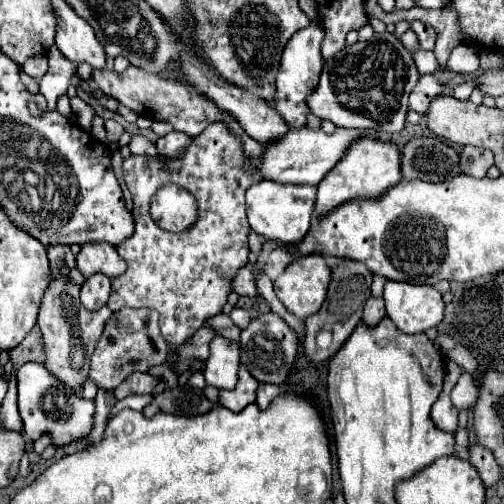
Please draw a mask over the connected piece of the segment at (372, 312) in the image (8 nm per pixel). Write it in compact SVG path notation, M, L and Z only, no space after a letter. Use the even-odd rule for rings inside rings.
M370 297L368 303L364 305L364 311L362 311L362 323L366 327L376 327L376 323L380 323L384 319L386 311L384 311L384 299L376 299L376 297Z

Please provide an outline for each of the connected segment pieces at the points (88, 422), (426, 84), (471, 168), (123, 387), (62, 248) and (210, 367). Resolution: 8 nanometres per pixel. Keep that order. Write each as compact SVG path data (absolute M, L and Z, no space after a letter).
M40 363L22 365L16 377L18 377L18 409L24 423L22 431L32 441L40 439L42 435L50 435L54 447L66 447L90 435L94 427L94 401L74 395L74 391L64 387L64 383L60 383L60 379L56 379Z
M420 75L418 85L410 93L410 107L414 111L418 111L420 115L424 115L428 105L432 103L432 99L436 99L436 97L440 97L444 93L446 93L444 83L436 75Z
M470 145L463 148L460 159L462 159L462 171L472 177L484 177L486 171L494 165L494 155L490 150Z
M132 373L132 375L128 375L128 379L124 379L124 383L120 383L120 387L114 389L114 397L124 399L132 393L152 395L158 381L160 381L160 377L152 377L150 373Z
M52 245L48 247L48 261L50 261L50 267L58 273L64 273L68 275L72 267L76 267L74 263L74 253L70 251L68 245Z
M214 337L210 341L210 355L204 363L204 377L206 383L218 389L232 389L236 385L240 365L240 347L238 343Z

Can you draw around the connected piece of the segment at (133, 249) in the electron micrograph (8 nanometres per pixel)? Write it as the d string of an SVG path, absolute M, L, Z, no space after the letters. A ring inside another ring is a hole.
M224 123L208 125L206 131L192 139L188 151L180 159L130 155L124 161L124 181L134 197L132 213L136 229L130 239L116 247L120 257L126 259L128 269L112 279L108 309L156 309L160 313L162 337L172 349L184 345L186 339L204 325L204 319L222 311L232 291L236 271L248 263L250 225L244 215L244 191L264 177L256 171L246 171L242 163L242 141ZM168 181L188 189L198 201L198 221L190 231L168 233L150 219L150 199L156 187Z

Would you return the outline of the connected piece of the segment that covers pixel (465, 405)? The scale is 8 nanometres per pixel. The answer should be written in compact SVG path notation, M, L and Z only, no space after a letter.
M462 371L460 377L458 377L458 381L456 381L456 385L450 391L450 399L452 399L454 407L458 407L458 409L470 409L472 403L476 401L476 395L478 395L478 391L476 391L476 385L472 381L472 375L466 373L466 371Z

